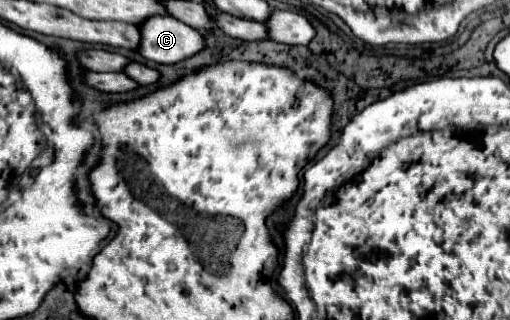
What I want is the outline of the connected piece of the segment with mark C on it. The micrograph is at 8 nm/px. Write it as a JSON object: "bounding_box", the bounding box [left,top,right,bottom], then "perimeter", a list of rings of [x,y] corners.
{"bounding_box":[139,16,205,64],"perimeter":[[[155,16],[141,26],[139,54],[159,64],[177,64],[205,50],[205,38],[199,30],[175,20],[173,16]]]}

